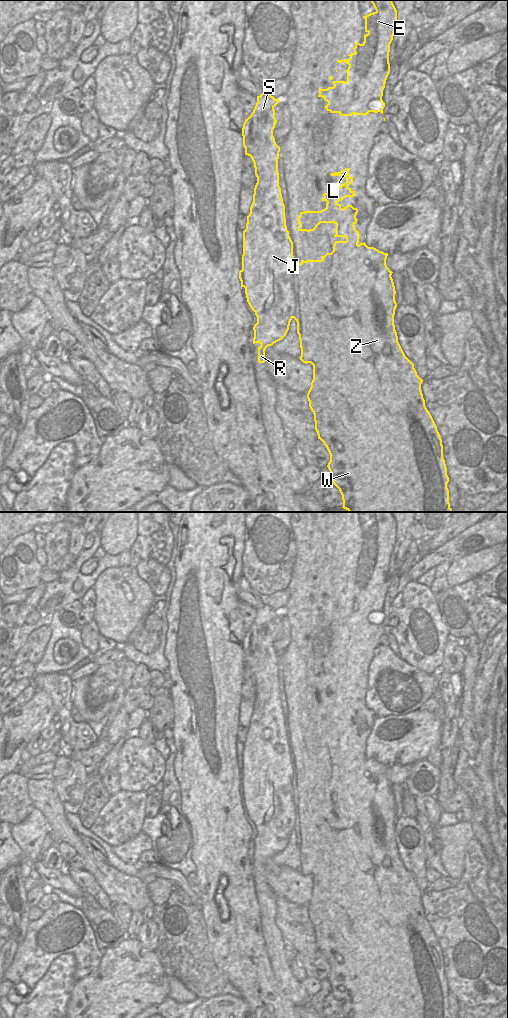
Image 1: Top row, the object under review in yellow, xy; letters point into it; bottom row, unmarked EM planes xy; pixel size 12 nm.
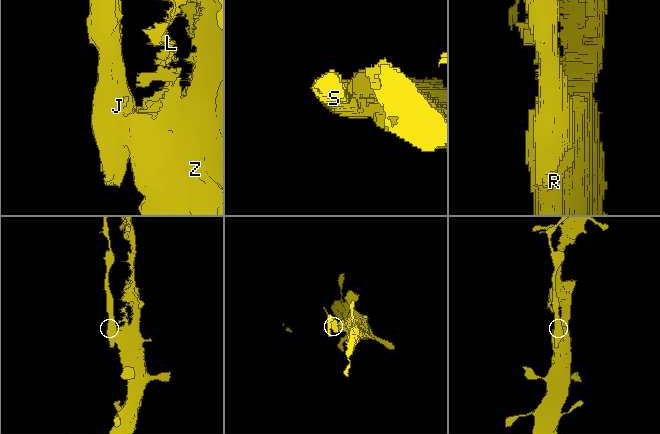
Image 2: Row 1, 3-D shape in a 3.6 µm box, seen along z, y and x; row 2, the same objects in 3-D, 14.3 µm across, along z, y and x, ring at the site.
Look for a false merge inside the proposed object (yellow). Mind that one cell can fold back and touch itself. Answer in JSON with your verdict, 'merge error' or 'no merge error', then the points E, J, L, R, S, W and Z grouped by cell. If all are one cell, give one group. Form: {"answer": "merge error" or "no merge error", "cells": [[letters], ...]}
{"answer": "merge error", "cells": [["E", "L", "W", "Z"], ["J", "R", "S"]]}

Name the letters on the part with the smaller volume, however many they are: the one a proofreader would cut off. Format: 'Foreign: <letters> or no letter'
Foreign: J, R, S

